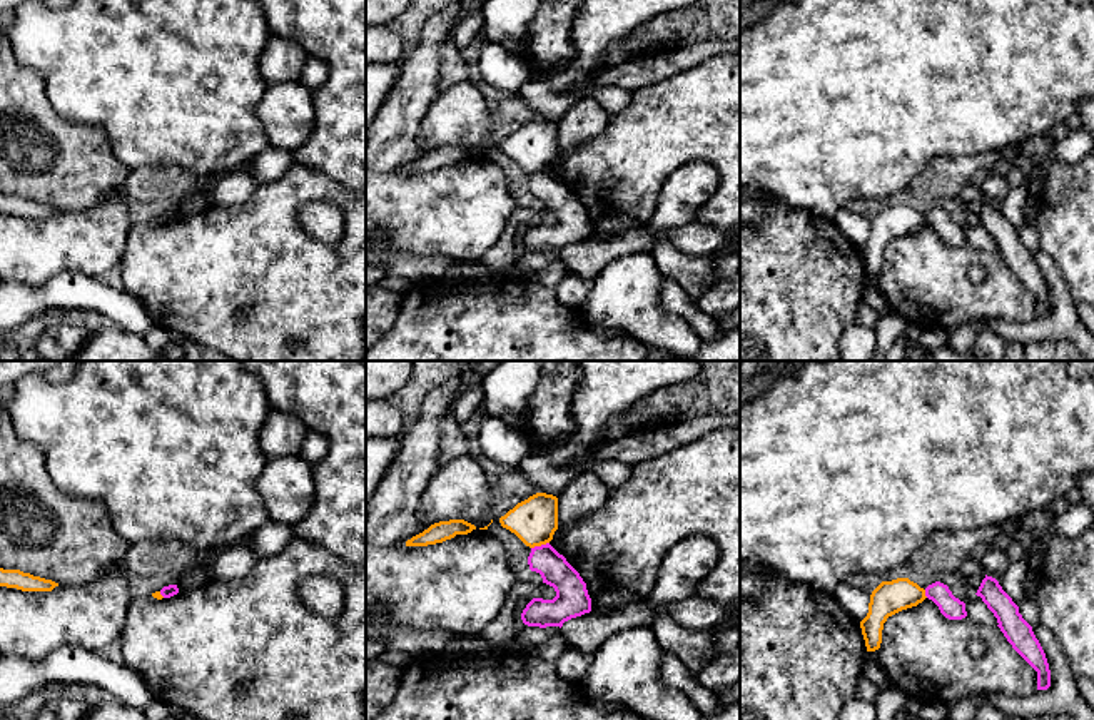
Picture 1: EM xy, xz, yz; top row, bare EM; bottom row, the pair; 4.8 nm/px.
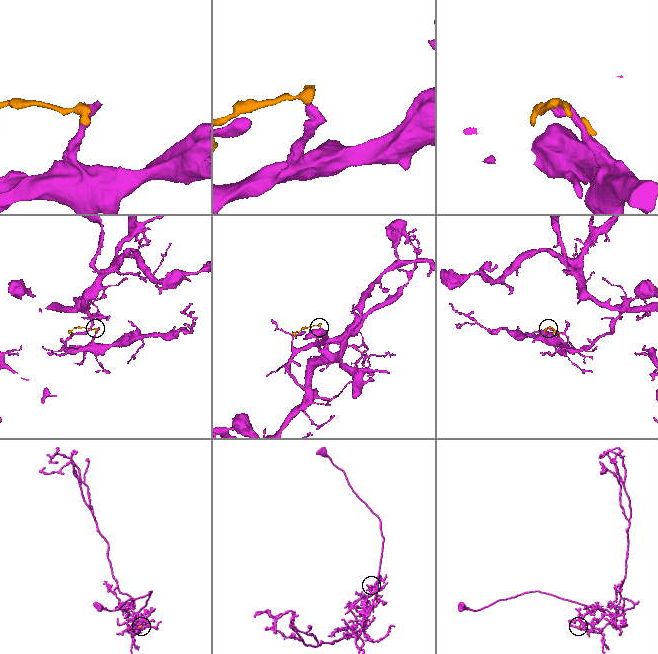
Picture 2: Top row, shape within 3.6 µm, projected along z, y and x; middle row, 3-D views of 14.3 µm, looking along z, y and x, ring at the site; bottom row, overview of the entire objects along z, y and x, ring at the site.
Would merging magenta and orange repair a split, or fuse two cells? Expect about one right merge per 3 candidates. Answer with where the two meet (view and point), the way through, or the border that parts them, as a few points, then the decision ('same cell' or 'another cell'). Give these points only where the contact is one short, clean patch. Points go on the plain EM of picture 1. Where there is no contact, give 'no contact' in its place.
contact xz (541, 171); border xz (548, 167), (531, 174); another cell

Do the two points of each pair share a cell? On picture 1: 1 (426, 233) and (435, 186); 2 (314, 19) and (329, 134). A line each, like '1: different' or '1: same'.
1: same
2: same

